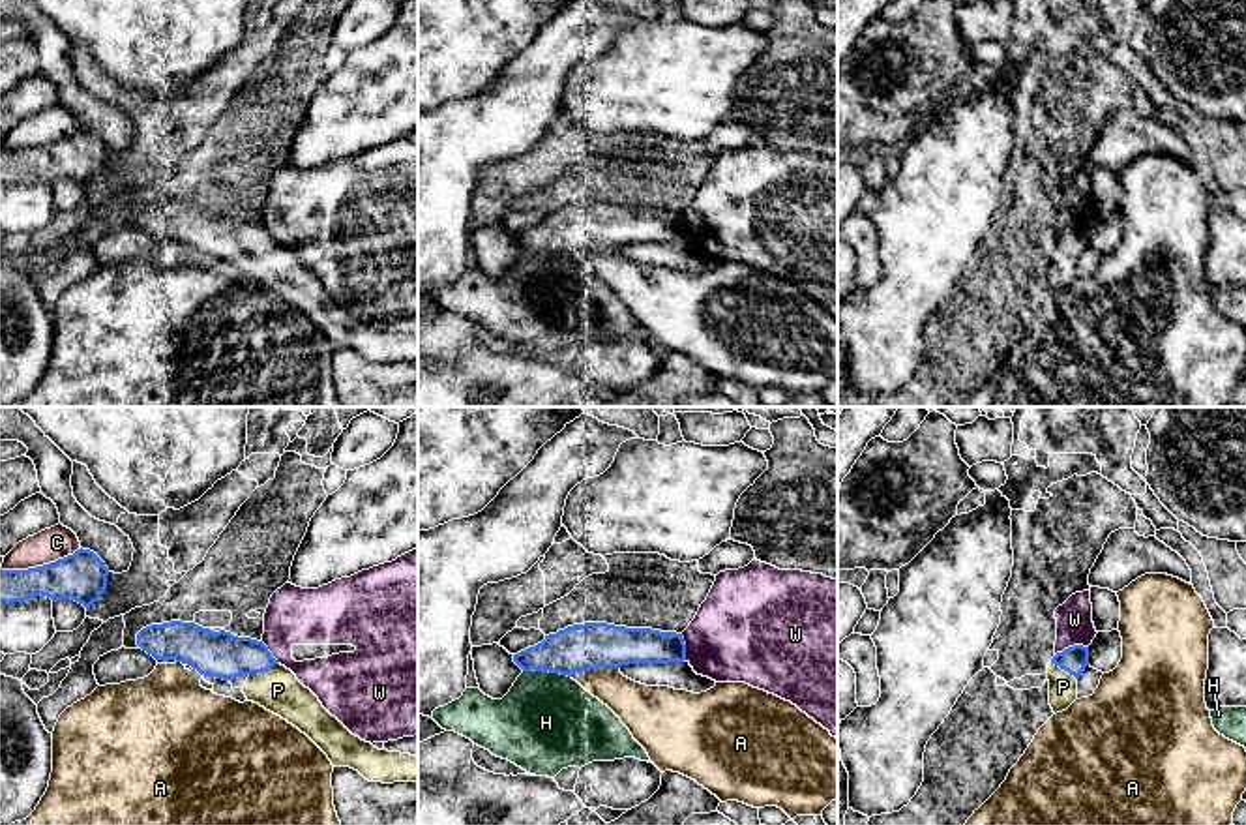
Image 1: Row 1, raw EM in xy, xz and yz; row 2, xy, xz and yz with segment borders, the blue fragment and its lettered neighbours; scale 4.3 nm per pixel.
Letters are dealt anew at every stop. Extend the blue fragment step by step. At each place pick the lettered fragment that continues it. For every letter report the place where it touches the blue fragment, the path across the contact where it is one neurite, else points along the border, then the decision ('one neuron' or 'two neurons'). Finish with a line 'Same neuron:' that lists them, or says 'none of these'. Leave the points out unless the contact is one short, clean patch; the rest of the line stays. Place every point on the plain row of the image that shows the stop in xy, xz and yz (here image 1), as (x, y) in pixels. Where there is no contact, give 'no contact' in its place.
A: meets blue in xz at (594, 248); two neurons
C: meets blue in xy at (40, 147); two neurons
H: meets blue in xz at (548, 250); two neurons
P: meets blue in xy at (263, 250); runs through xy (222, 235), (250, 237), (263, 250), (278, 270); one neuron
W: meets blue in yz at (1070, 227); border along yz (1087, 225), (1068, 225), (1055, 235); two neurons
Same neuron: P

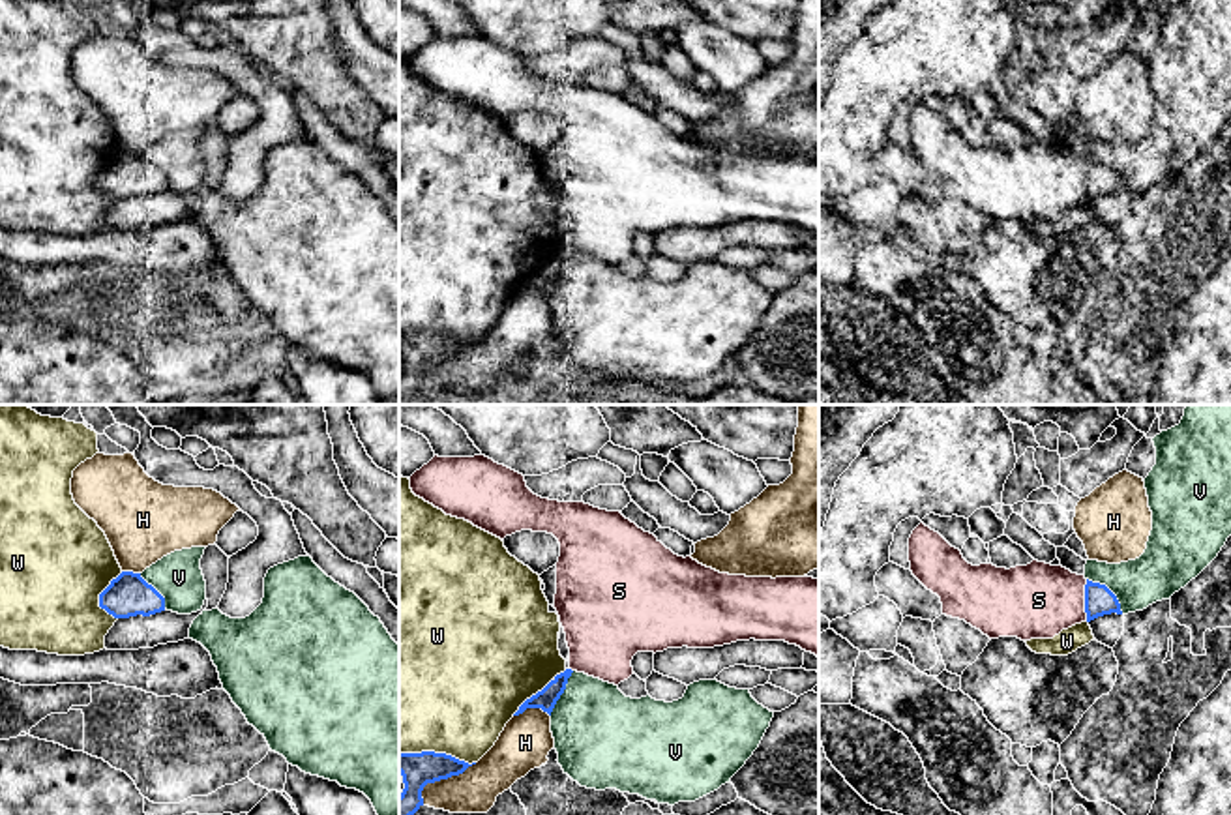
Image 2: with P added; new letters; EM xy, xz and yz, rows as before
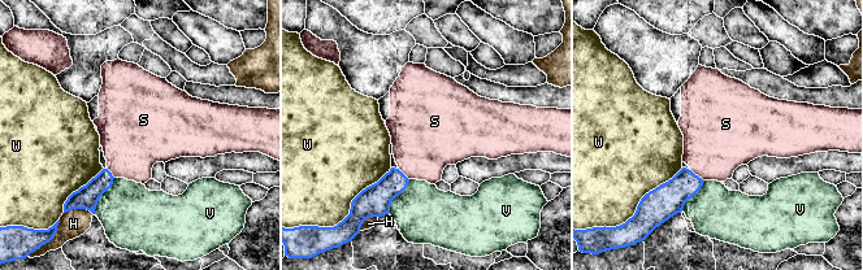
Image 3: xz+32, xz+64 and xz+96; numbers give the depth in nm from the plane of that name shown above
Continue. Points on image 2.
H: meets blue in xz at (441, 358); two neurons
S: meets blue in yz at (1085, 180); two neurons
V: meets blue in yz at (1110, 171); two neurons
W: meets blue in xz at (437, 334); two neurons
Same neuron: none of these

